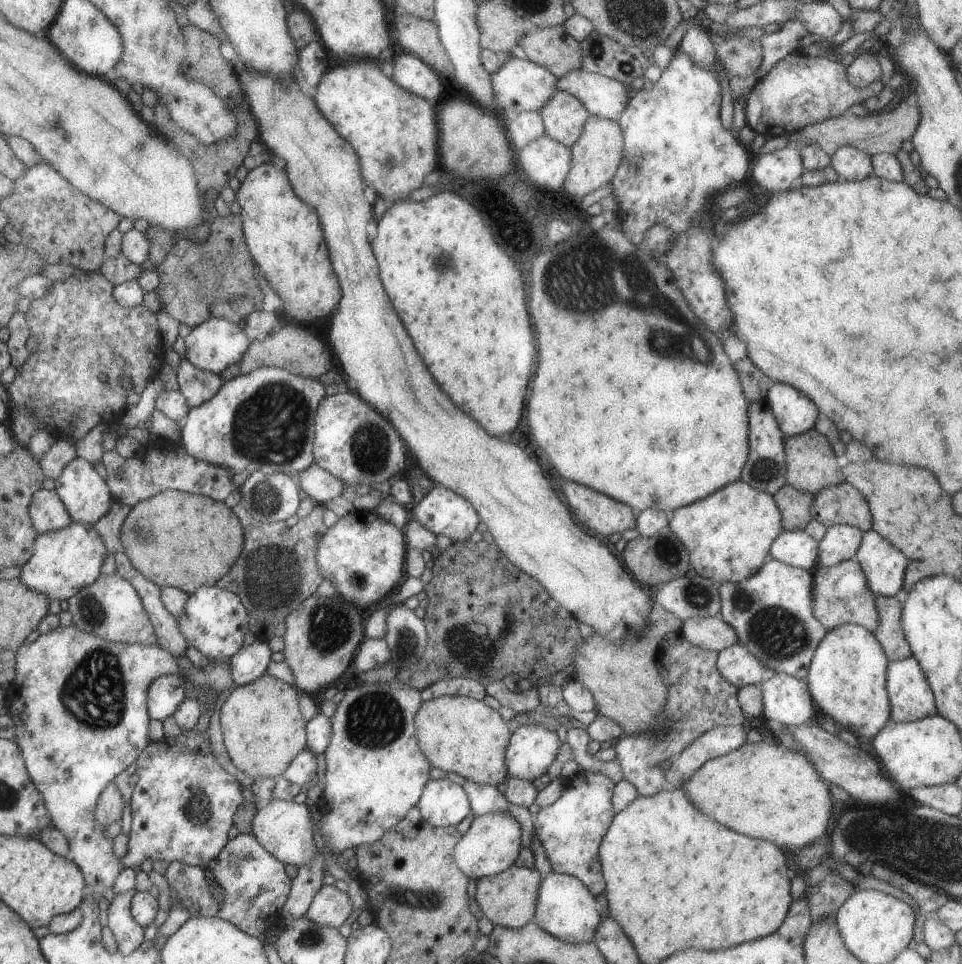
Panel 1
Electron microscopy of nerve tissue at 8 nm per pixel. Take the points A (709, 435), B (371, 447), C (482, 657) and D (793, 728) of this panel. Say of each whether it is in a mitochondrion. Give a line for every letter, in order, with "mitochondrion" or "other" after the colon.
A: other
B: mitochondrion
C: other
D: other

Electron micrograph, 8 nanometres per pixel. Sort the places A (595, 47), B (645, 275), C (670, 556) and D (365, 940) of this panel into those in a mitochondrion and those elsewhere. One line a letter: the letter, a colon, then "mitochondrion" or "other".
A: mitochondrion
B: mitochondrion
C: mitochondrion
D: other

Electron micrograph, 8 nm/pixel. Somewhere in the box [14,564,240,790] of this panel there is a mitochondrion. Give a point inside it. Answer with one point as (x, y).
(93, 694)

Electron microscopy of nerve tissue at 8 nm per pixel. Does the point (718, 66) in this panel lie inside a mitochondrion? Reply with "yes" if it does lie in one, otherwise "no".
no

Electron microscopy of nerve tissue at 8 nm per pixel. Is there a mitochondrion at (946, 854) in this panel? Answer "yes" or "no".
yes

